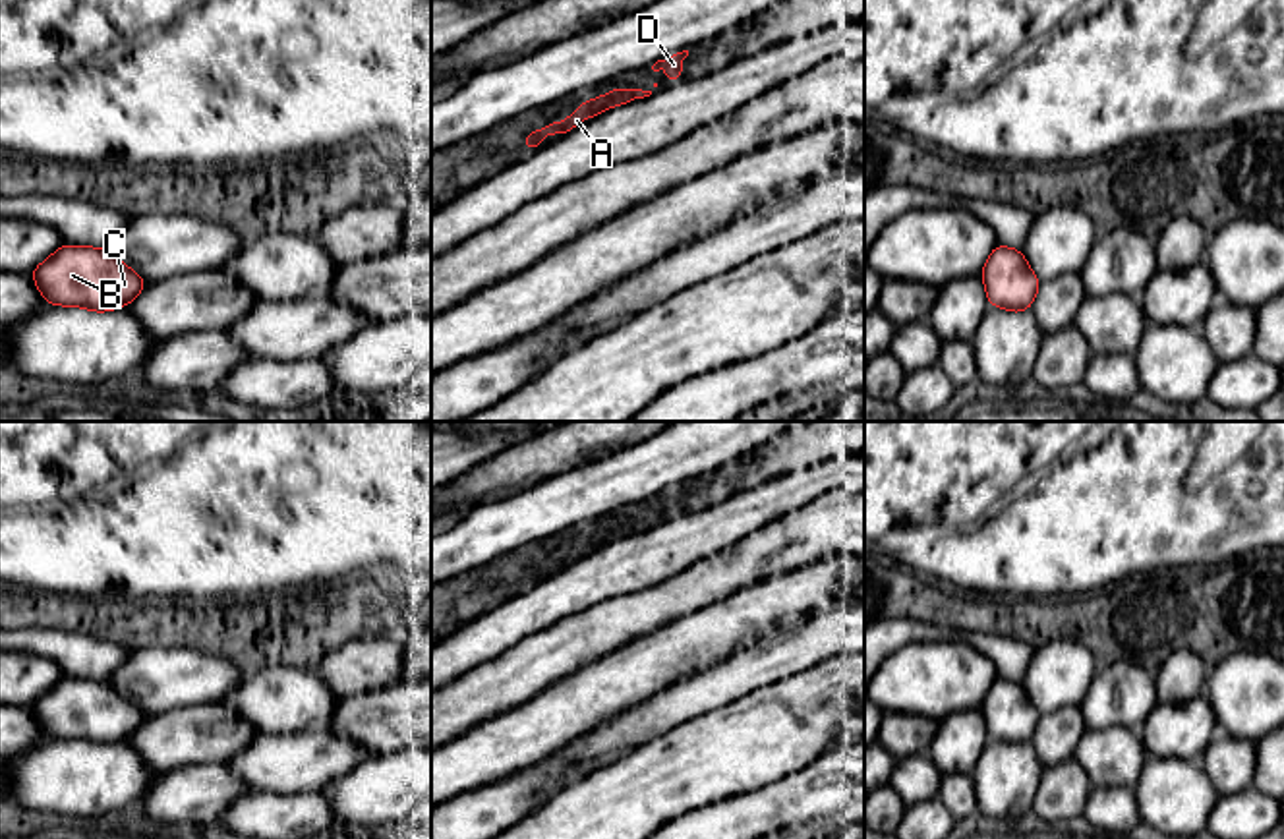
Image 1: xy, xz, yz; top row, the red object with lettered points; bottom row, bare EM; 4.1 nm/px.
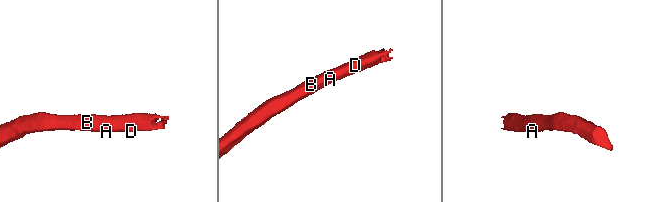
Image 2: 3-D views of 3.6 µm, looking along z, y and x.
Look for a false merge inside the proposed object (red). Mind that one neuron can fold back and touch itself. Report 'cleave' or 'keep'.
cleave

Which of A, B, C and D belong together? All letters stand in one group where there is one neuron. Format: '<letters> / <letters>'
A / B C D

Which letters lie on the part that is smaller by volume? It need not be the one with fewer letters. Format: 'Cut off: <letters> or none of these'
Cut off: A

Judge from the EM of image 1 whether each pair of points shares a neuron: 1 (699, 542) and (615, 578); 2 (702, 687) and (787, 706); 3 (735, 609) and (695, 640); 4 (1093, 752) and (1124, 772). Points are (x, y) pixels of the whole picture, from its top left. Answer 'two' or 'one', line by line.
1: one
2: two
3: one
4: one

